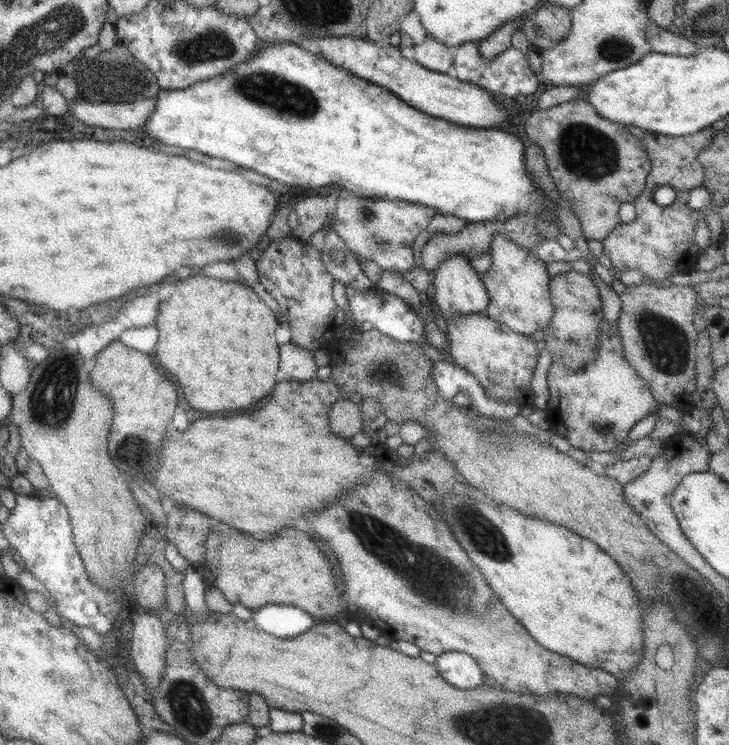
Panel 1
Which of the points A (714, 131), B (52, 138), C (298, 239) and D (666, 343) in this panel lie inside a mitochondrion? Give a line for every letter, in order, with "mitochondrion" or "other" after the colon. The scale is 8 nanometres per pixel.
A: other
B: other
C: other
D: mitochondrion

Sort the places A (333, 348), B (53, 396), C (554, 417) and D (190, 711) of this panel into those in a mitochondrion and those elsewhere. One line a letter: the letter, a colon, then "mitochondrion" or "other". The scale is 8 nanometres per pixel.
A: other
B: mitochondrion
C: other
D: mitochondrion

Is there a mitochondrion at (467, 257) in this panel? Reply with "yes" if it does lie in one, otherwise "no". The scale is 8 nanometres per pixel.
no

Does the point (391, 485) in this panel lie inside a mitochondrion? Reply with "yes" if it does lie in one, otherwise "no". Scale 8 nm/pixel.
no

